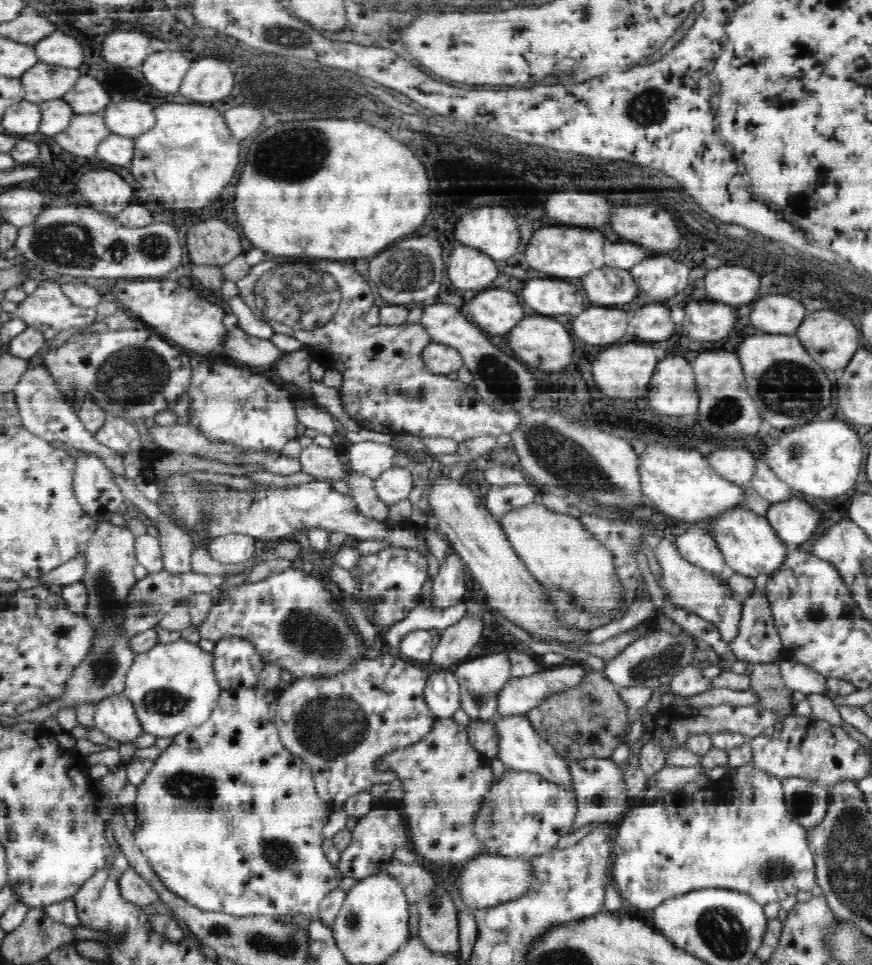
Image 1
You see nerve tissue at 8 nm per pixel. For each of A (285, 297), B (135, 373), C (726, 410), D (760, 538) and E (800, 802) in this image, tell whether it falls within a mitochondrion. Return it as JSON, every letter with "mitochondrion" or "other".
{"A":"mitochondrion","B":"mitochondrion","C":"mitochondrion","D":"other","E":"mitochondrion"}

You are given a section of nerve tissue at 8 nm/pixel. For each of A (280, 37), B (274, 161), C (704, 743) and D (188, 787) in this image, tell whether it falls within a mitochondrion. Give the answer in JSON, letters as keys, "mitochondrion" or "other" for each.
{"A":"mitochondrion","B":"mitochondrion","C":"other","D":"mitochondrion"}

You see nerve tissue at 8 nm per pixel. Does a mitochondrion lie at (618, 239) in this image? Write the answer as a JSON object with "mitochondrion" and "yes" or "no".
{"mitochondrion":"no"}

